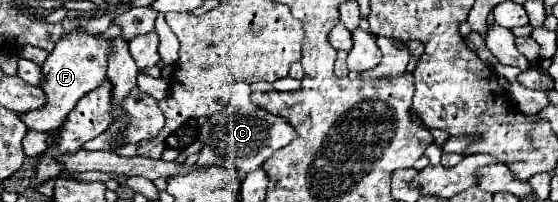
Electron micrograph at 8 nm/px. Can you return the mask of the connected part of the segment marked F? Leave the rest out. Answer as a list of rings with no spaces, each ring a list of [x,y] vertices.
[[[75,28],[63,38],[57,40],[55,50],[49,54],[49,58],[43,64],[43,74],[45,74],[45,84],[41,86],[47,96],[47,104],[41,110],[33,110],[27,114],[21,114],[21,120],[29,130],[39,130],[39,132],[55,132],[63,126],[67,120],[67,114],[75,108],[75,104],[91,90],[99,88],[105,82],[105,72],[107,72],[107,60],[109,52],[113,50],[113,40],[111,38],[101,38],[93,36],[83,28]]]

